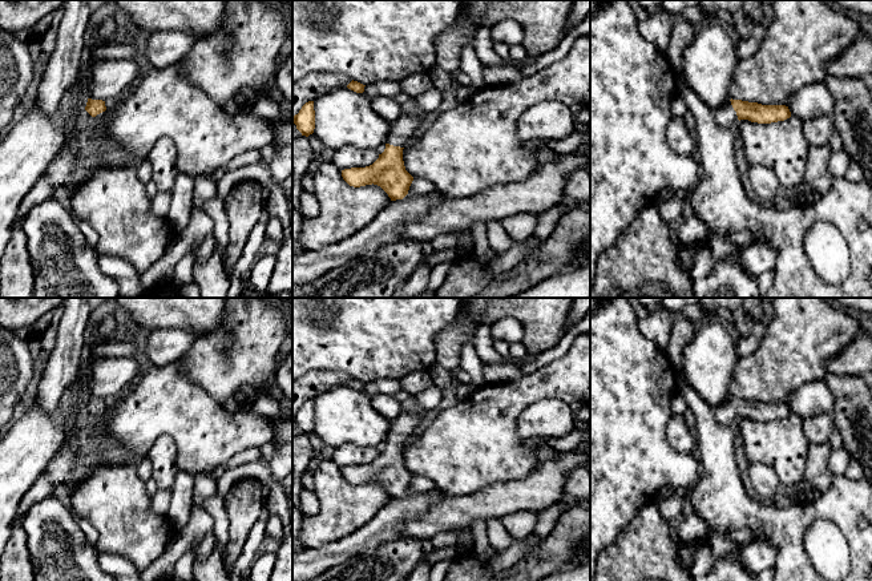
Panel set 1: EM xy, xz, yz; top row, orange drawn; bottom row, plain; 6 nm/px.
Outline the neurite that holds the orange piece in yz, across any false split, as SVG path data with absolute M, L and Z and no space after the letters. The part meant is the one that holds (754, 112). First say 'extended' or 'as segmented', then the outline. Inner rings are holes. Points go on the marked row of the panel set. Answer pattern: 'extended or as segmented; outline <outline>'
extended; outline M730 100L727 104L712 109L718 125L730 128L738 120L748 120L758 124L784 121L791 117L786 105L762 105L742 100Z

